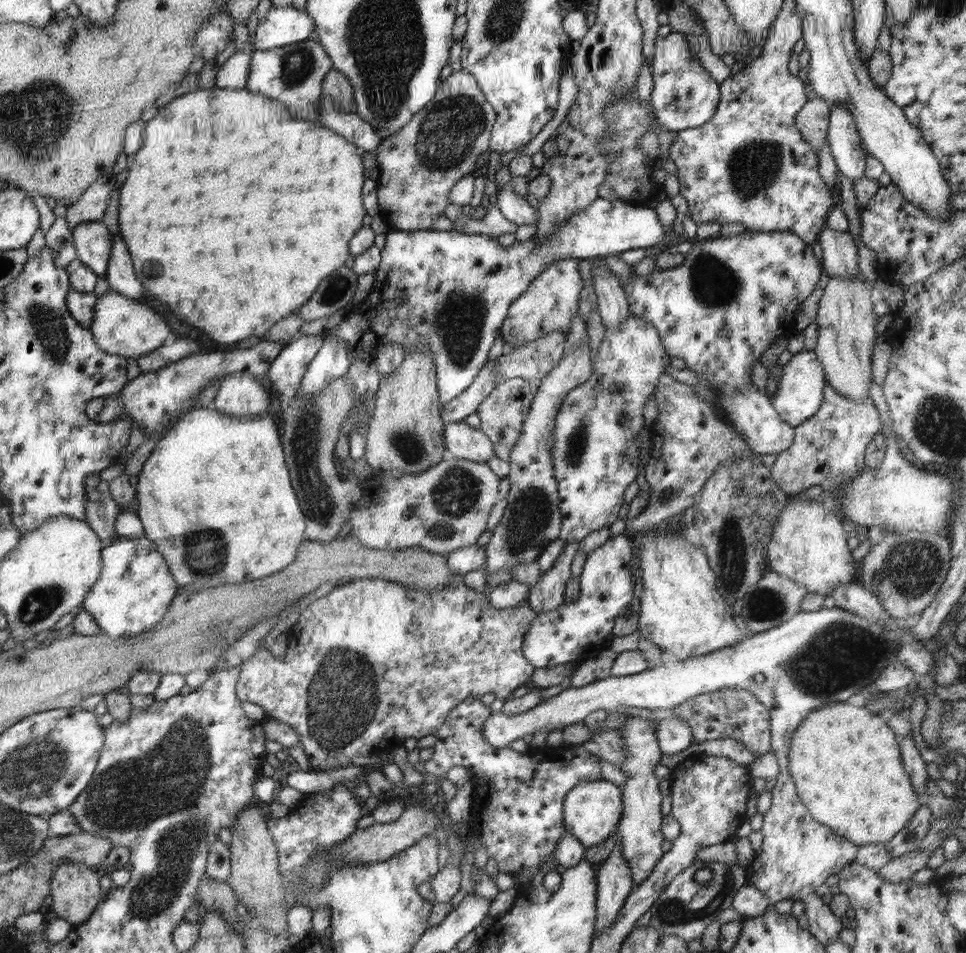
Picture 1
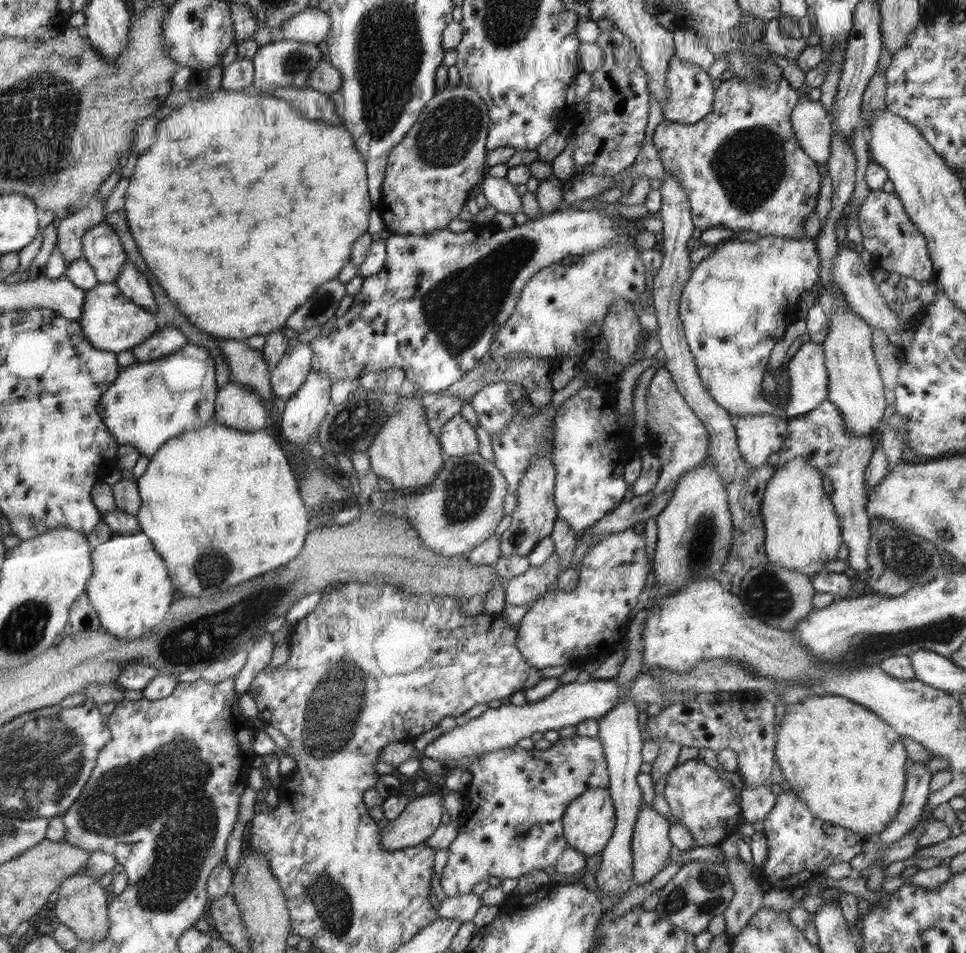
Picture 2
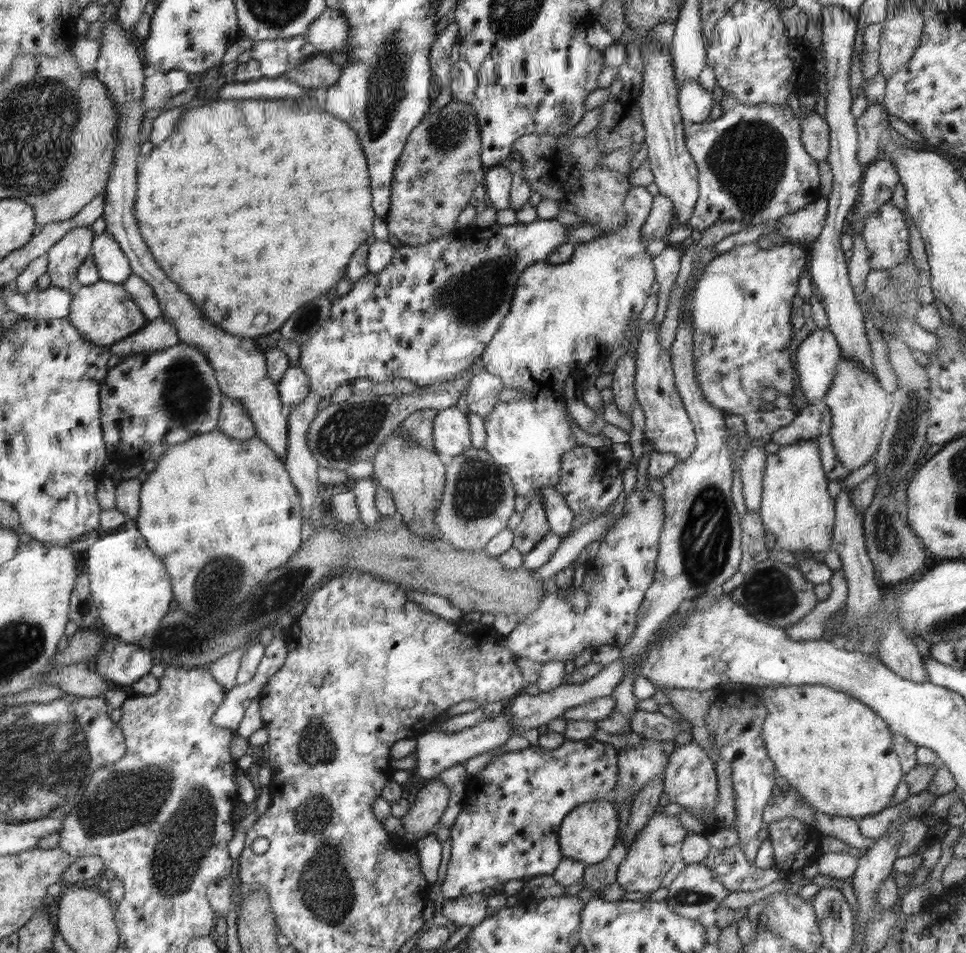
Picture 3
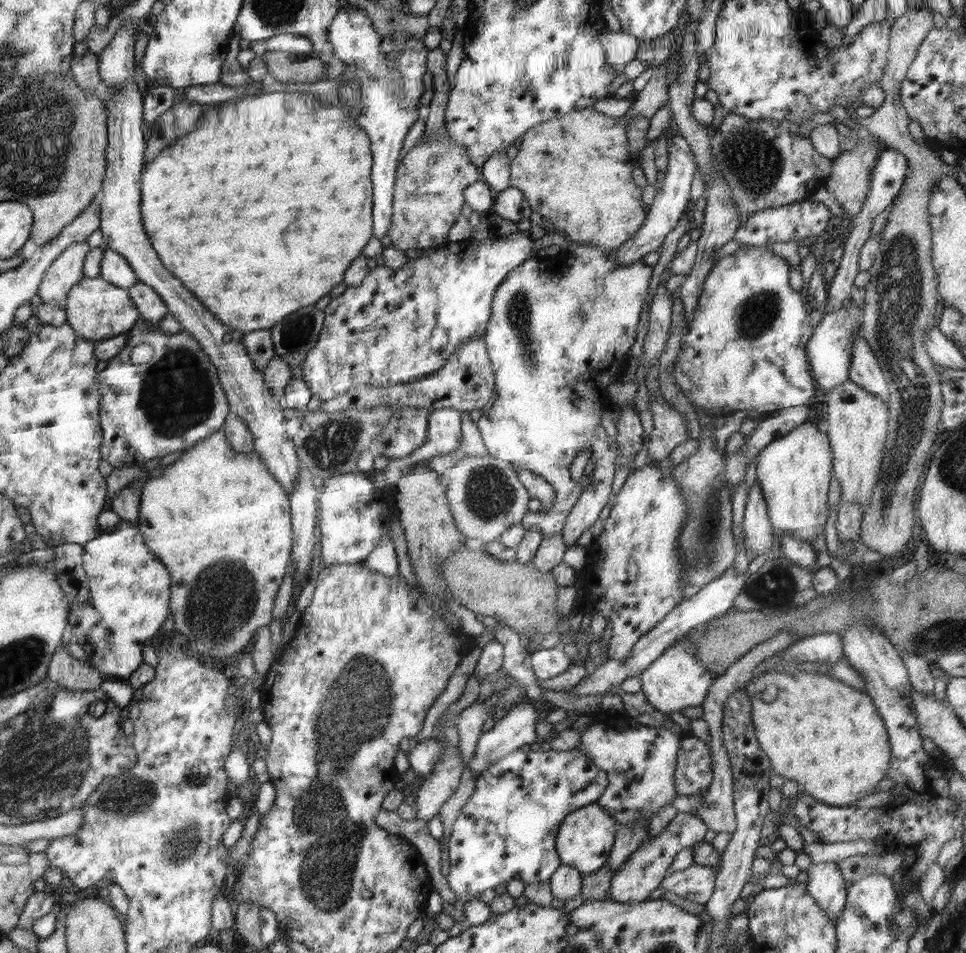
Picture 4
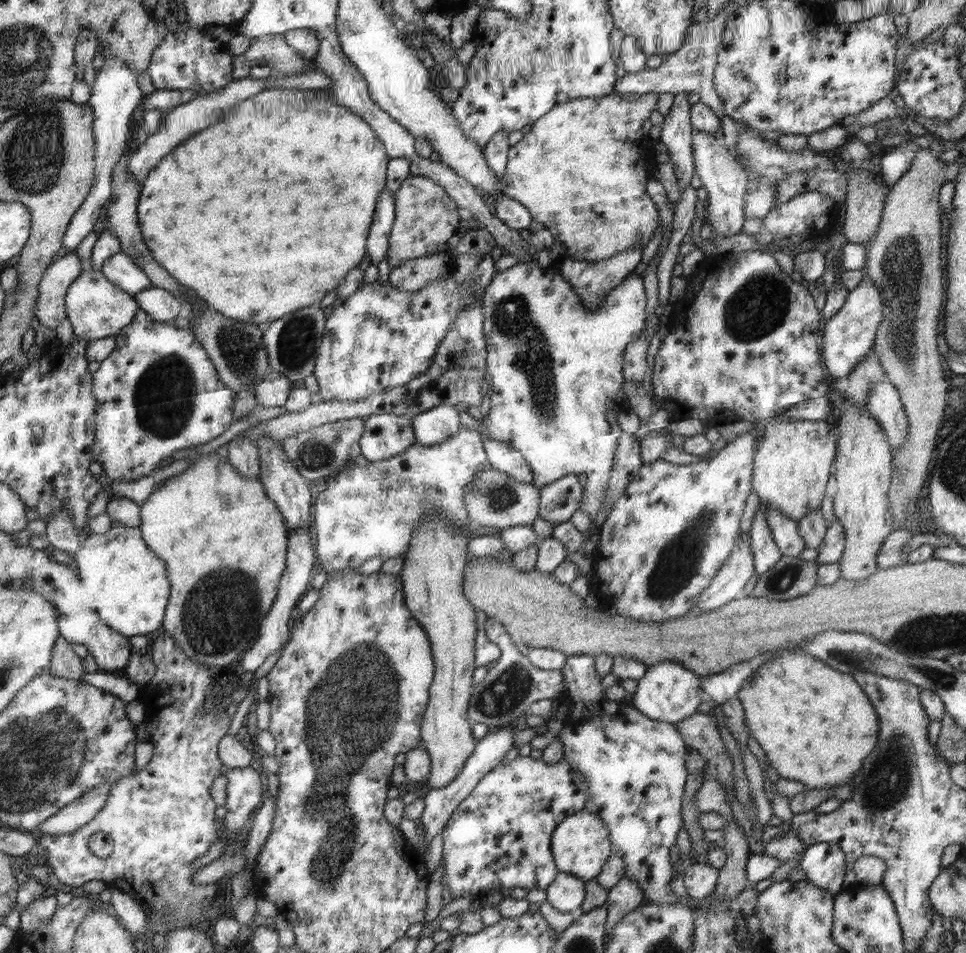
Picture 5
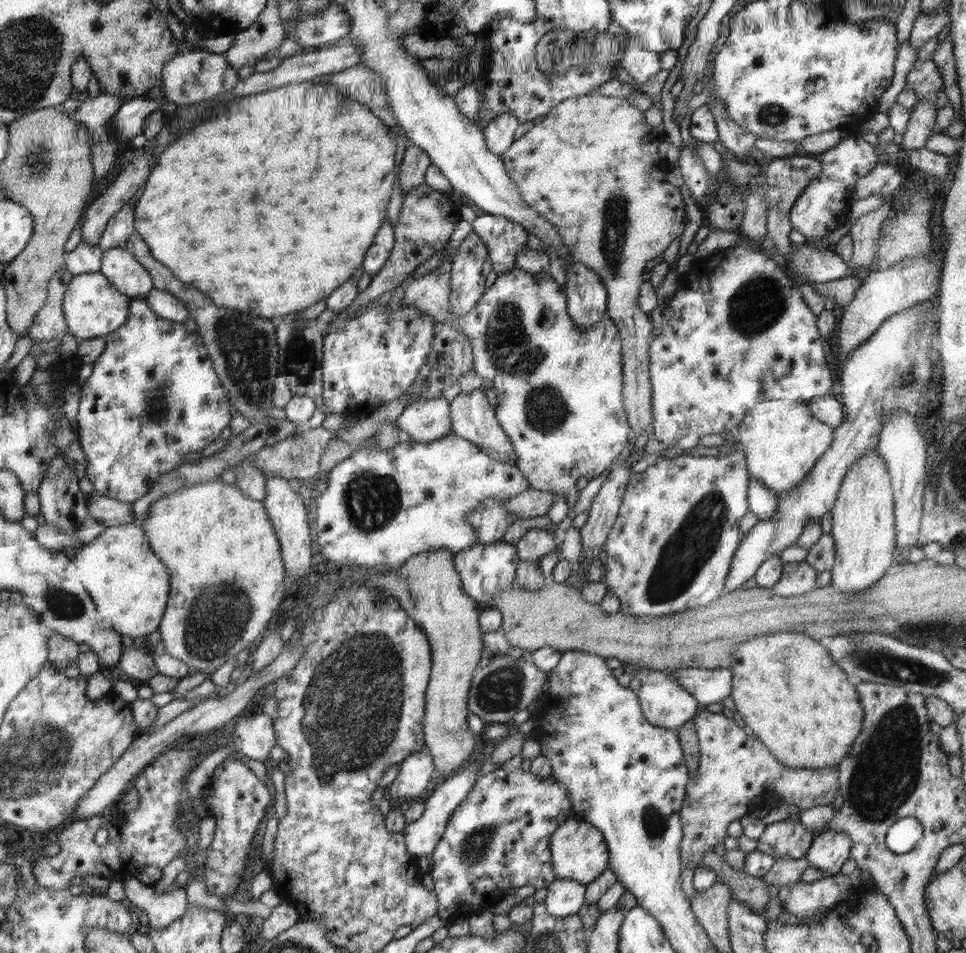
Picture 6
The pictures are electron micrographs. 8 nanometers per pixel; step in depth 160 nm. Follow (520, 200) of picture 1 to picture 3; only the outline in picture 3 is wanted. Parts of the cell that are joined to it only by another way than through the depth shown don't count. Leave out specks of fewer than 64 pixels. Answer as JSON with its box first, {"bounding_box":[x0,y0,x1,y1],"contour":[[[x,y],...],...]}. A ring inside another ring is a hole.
{"bounding_box":[483,164,513,210],"contour":[[[502,164],[489,167],[483,184],[487,190],[488,206],[497,210],[509,208],[512,181],[513,174]]]}

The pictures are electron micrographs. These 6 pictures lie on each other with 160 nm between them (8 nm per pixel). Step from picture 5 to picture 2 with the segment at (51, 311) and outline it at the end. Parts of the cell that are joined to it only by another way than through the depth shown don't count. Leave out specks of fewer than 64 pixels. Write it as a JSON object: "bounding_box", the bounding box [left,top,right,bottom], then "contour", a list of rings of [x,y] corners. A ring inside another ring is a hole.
{"bounding_box":[56,194,105,266],"contour":[[[97,194],[86,208],[61,219],[56,246],[63,254],[66,266],[83,256],[82,237],[86,231],[105,220],[104,203],[104,198]]]}

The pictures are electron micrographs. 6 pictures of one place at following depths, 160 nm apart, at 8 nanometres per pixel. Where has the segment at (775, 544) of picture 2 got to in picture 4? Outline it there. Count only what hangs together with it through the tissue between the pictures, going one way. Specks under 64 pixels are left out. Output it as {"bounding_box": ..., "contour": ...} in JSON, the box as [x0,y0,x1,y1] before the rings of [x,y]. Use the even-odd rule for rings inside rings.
{"bounding_box":[755,421,833,542],"contour":[[[806,421],[792,432],[773,440],[755,460],[758,485],[767,505],[767,514],[776,532],[786,531],[804,542],[816,540],[828,520],[830,480],[833,476],[833,452],[825,429]]]}

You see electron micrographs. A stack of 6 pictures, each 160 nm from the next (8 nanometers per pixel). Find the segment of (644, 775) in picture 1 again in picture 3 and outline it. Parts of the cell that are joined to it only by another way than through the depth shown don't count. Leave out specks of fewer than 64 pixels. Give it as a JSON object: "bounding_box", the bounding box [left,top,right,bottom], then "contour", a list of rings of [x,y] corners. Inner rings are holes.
{"bounding_box":[615,813,688,893],"contour":[[[654,813],[626,848],[626,856],[617,868],[615,884],[619,884],[627,892],[652,893],[658,890],[666,872],[677,862],[676,856],[680,856],[680,846],[683,846],[683,840],[687,838],[688,833],[676,815]]]}

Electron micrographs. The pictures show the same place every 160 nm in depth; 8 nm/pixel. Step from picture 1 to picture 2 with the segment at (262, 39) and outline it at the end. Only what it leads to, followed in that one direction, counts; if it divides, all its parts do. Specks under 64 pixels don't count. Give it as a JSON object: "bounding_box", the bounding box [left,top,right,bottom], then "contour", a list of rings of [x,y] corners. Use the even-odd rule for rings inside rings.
{"bounding_box":[272,8,331,46],"contour":[[[308,8],[292,19],[284,20],[282,31],[272,34],[273,42],[278,40],[302,41],[318,46],[331,35],[331,18],[318,8]]]}

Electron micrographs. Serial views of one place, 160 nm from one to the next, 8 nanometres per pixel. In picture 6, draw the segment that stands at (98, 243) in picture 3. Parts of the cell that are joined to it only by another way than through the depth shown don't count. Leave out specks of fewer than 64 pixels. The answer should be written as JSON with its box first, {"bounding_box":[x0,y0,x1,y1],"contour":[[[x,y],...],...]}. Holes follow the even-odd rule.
{"bounding_box":[99,247,155,299],"contour":[[[126,247],[104,251],[99,272],[103,273],[117,290],[131,299],[145,298],[155,289],[154,278]]]}

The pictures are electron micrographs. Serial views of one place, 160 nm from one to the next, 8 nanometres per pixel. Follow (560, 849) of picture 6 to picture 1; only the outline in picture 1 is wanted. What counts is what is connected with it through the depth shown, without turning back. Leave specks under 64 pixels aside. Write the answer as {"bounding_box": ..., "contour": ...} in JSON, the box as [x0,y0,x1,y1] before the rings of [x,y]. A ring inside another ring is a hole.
{"bounding_box":[563,778,623,847],"contour":[[[603,778],[580,783],[563,802],[563,820],[567,832],[574,835],[585,847],[606,840],[618,829],[623,816],[623,797],[620,787]]]}

